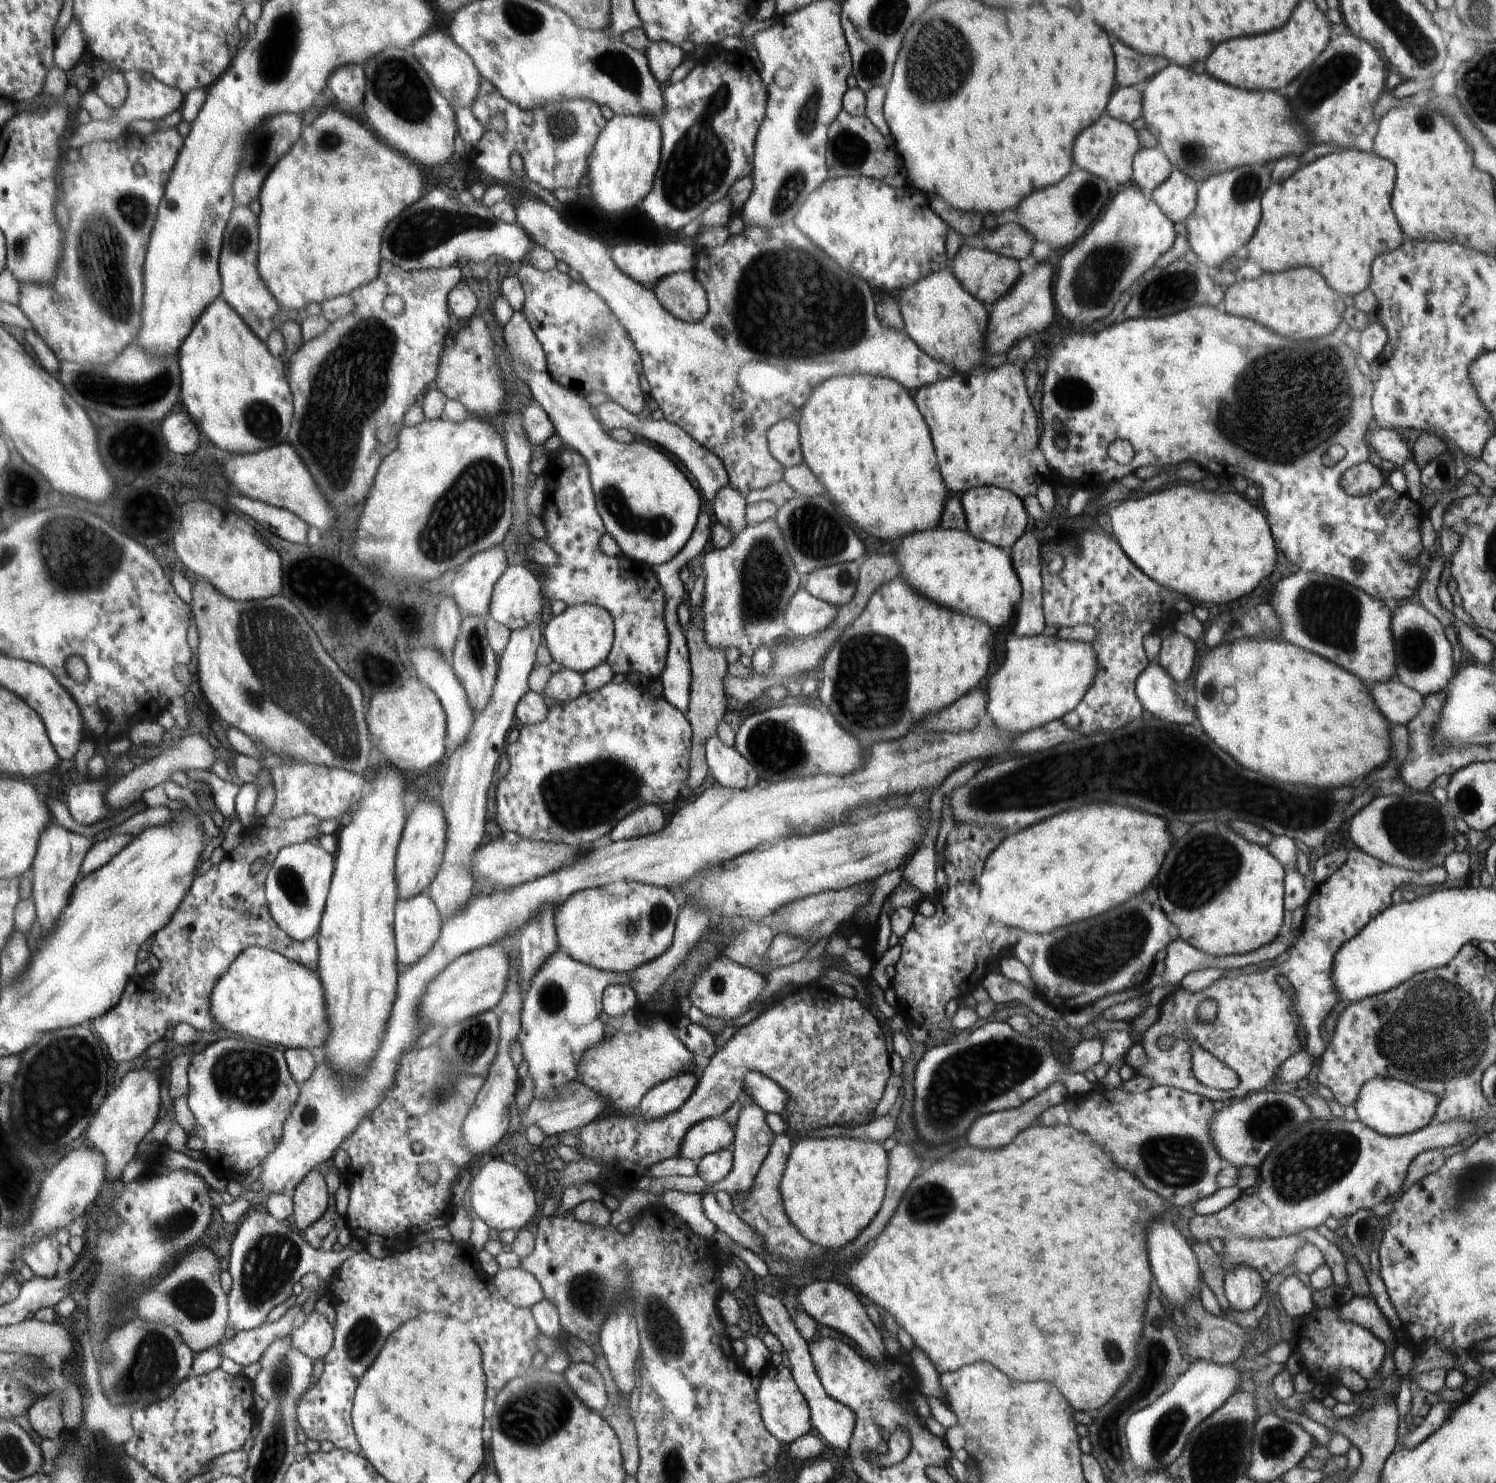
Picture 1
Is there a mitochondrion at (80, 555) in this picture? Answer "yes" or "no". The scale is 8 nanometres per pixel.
yes

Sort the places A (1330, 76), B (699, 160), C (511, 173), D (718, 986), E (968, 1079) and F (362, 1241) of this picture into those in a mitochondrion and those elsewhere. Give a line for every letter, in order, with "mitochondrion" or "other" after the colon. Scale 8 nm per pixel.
A: mitochondrion
B: mitochondrion
C: other
D: mitochondrion
E: mitochondrion
F: other

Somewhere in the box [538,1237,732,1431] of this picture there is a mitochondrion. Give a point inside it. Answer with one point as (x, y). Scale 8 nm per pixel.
(668, 1336)

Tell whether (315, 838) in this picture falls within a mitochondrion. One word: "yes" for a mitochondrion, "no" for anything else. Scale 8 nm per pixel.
no

